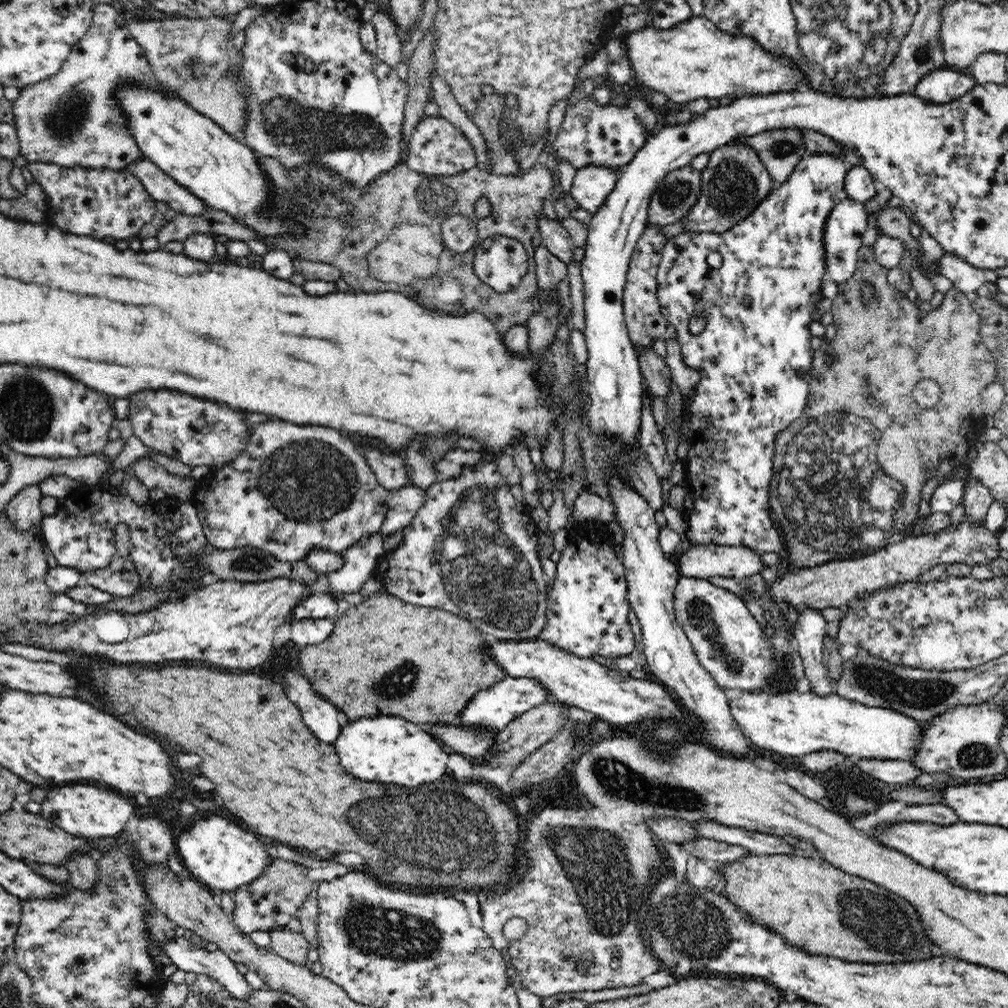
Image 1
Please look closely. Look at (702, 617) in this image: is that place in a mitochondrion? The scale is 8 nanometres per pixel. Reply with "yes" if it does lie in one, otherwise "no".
yes

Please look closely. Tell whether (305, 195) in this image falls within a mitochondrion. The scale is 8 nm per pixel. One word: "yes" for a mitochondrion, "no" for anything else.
yes

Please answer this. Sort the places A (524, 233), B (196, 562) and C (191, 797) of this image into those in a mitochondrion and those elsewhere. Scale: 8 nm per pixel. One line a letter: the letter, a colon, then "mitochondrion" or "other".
A: other
B: other
C: mitochondrion

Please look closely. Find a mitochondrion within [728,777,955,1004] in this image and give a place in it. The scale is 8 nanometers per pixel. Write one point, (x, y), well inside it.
(881, 922)

